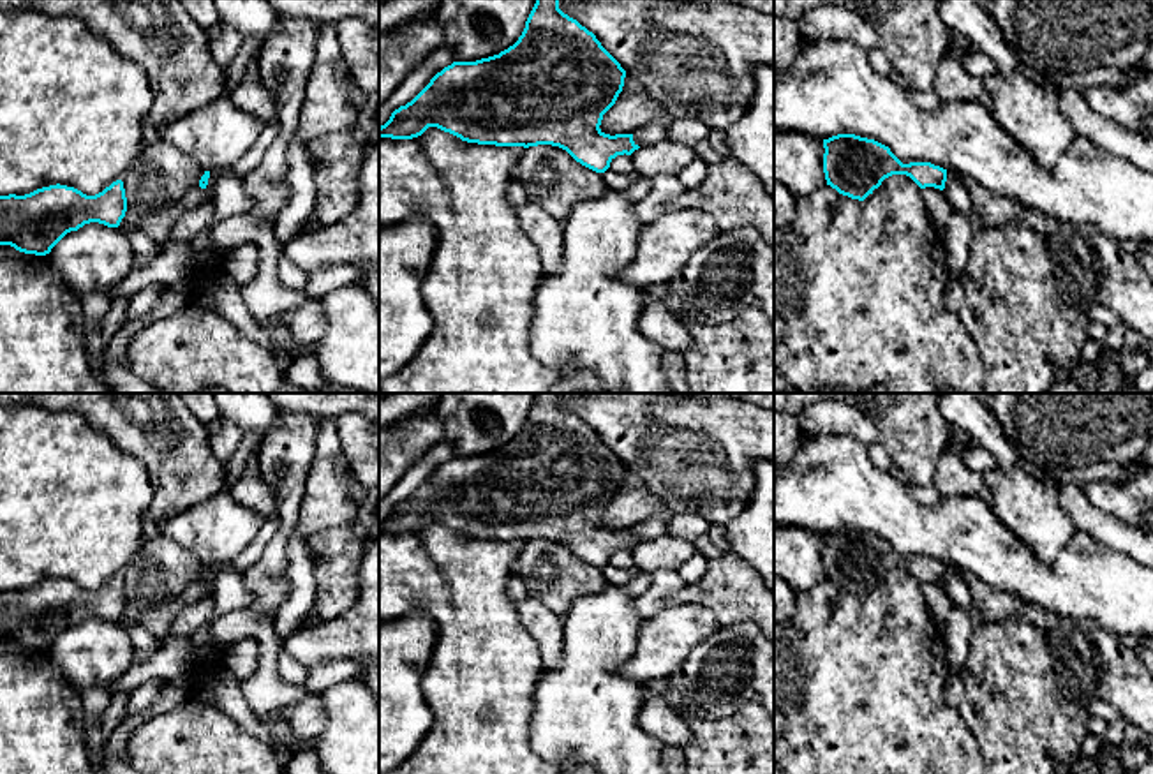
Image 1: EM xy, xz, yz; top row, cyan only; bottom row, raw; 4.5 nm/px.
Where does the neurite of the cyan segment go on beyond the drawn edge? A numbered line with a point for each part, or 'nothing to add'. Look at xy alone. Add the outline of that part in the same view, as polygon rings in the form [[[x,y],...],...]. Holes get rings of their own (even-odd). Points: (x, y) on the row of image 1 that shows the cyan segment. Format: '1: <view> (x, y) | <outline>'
nothing to add

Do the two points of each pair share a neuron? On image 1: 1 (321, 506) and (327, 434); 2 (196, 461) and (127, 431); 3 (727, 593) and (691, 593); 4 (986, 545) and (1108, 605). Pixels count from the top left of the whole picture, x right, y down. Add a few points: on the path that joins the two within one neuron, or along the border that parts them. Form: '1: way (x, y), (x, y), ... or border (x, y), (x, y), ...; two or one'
1: way (327, 489), (327, 452); one
2: way (178, 459), (166, 455), (152, 439), (145, 439); one
3: way (718, 593), (700, 593); one
4: way (1016, 570), (1039, 584), (1078, 586); one

